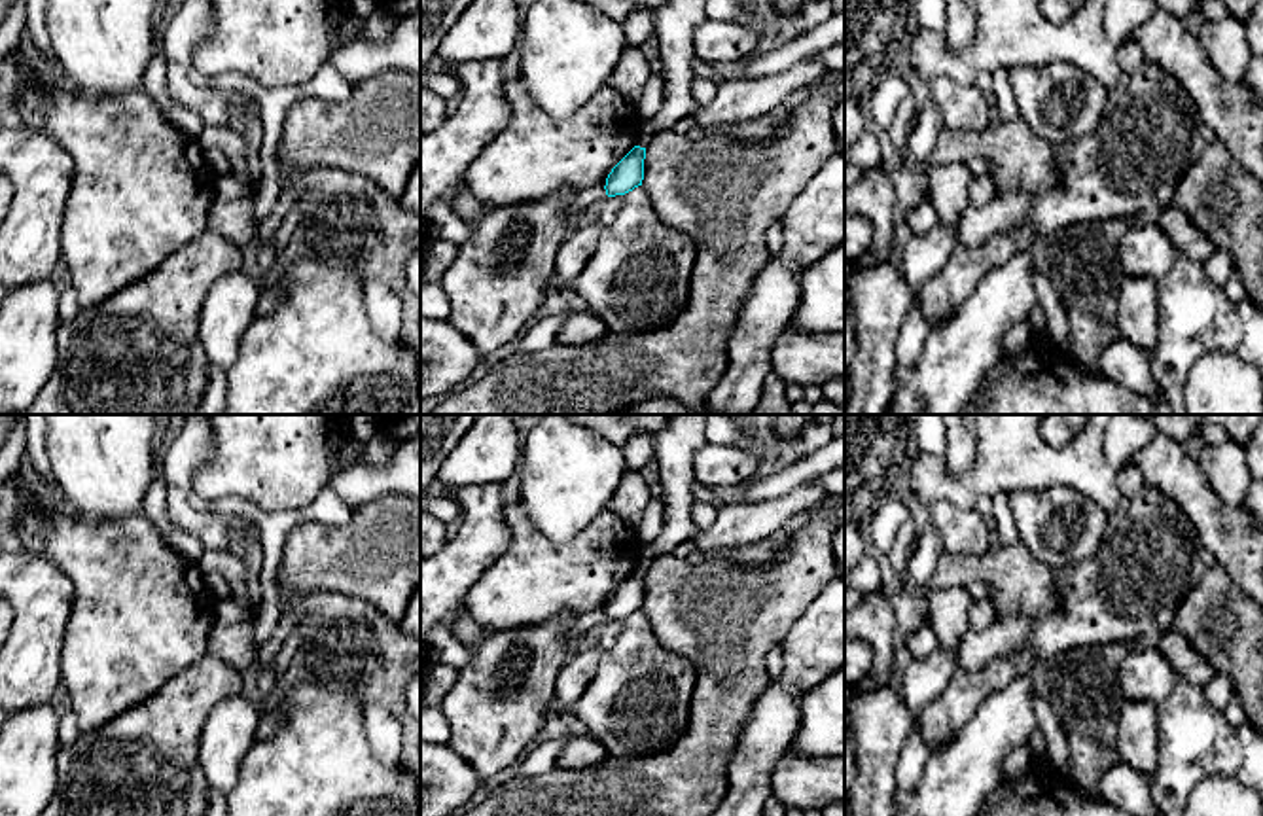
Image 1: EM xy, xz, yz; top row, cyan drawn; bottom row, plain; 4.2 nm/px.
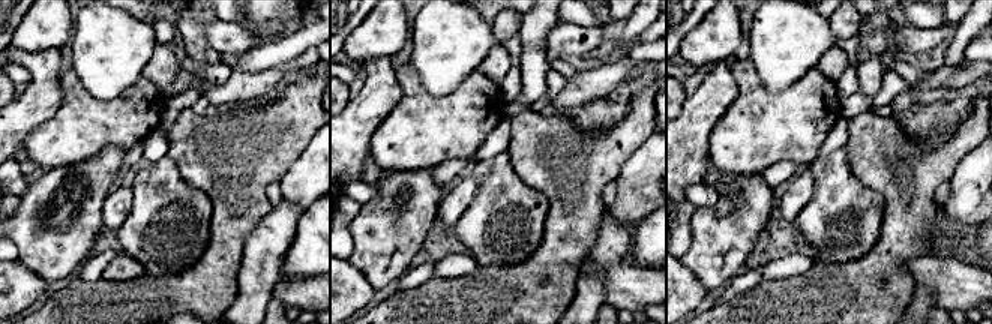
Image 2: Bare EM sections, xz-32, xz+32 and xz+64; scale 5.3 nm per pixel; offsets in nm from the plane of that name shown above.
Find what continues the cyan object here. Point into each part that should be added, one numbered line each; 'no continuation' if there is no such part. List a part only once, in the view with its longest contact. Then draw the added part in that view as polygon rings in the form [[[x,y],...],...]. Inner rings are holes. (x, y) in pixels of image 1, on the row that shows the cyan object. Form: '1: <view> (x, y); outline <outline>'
no continuation

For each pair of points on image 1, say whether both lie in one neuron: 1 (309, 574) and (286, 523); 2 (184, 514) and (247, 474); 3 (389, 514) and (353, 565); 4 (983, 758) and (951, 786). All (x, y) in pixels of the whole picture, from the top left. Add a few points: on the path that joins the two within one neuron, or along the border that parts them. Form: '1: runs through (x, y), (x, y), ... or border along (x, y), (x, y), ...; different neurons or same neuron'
1: border along (334, 525), (298, 523), (286, 536), (279, 574); different neurons
2: border along (214, 449), (195, 470), (192, 489); different neurons
3: runs through (389, 527), (366, 551); same neuron
4: runs through (976, 762), (959, 779); same neuron

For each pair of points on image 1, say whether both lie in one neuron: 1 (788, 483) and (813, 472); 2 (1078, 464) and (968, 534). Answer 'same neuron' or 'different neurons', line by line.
1: same neuron
2: different neurons

